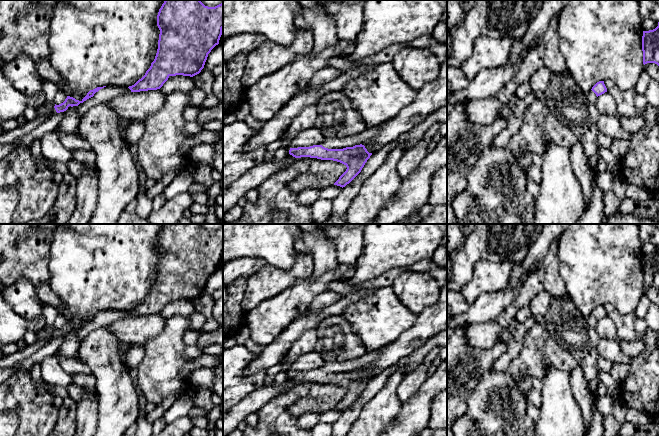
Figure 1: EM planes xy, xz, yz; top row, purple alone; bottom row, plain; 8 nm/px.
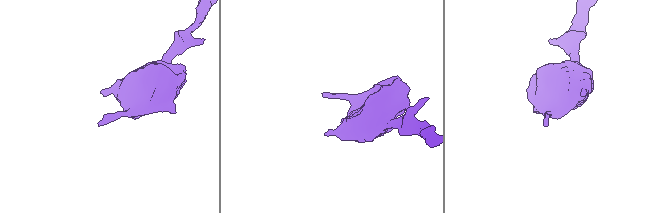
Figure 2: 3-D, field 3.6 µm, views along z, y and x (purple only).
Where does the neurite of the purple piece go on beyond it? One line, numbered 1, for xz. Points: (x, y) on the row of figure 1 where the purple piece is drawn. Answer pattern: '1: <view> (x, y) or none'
1: none

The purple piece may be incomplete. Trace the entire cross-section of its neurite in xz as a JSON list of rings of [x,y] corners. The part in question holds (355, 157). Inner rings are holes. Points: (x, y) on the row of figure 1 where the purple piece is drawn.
[[[362,144],[343,149],[328,149],[322,145],[290,148],[289,154],[295,158],[310,157],[321,160],[333,160],[344,164],[347,167],[346,171],[334,183],[334,185],[342,188],[361,172],[365,163],[372,155]]]

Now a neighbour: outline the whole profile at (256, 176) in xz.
[[[289,154],[280,161],[263,162],[248,171],[242,178],[236,180],[228,189],[223,191],[223,218],[225,213],[237,204],[239,199],[245,197],[249,191],[258,189],[264,181],[271,178],[277,172],[283,170],[296,160],[303,158],[295,158]]]

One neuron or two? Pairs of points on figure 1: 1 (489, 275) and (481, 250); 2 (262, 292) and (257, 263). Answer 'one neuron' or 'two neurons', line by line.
1: two neurons
2: two neurons

